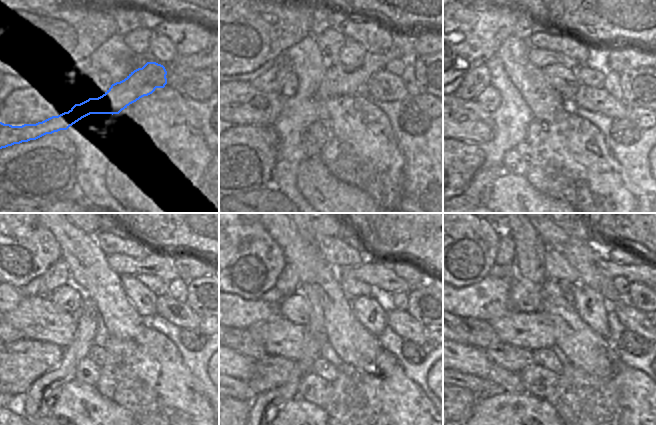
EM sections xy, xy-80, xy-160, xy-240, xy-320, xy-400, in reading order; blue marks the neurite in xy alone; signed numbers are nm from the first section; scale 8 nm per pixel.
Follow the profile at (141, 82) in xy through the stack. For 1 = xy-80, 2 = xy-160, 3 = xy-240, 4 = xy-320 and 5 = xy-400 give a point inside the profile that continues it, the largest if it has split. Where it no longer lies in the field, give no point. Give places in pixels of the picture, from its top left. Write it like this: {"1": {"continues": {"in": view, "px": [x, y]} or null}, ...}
{"1": {"continues": {"in": "xy-80", "px": [381, 85]}}, "2": {"continues": {"in": "xy-160", "px": [601, 103]}}, "3": {"continues": {"in": "xy-240", "px": [165, 326]}}, "4": {"continues": {"in": "xy-320", "px": [403, 325]}}, "5": {"continues": {"in": "xy-400", "px": [630, 321]}}}

